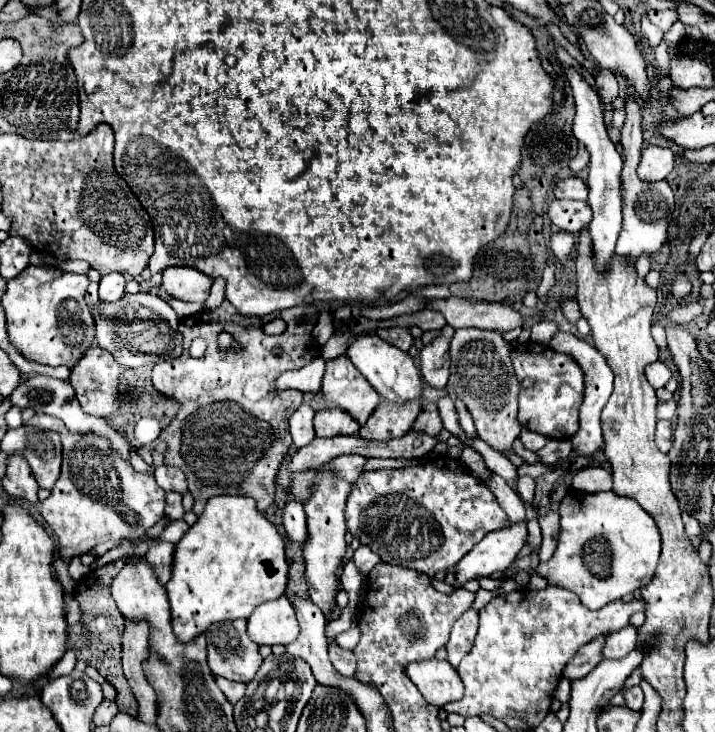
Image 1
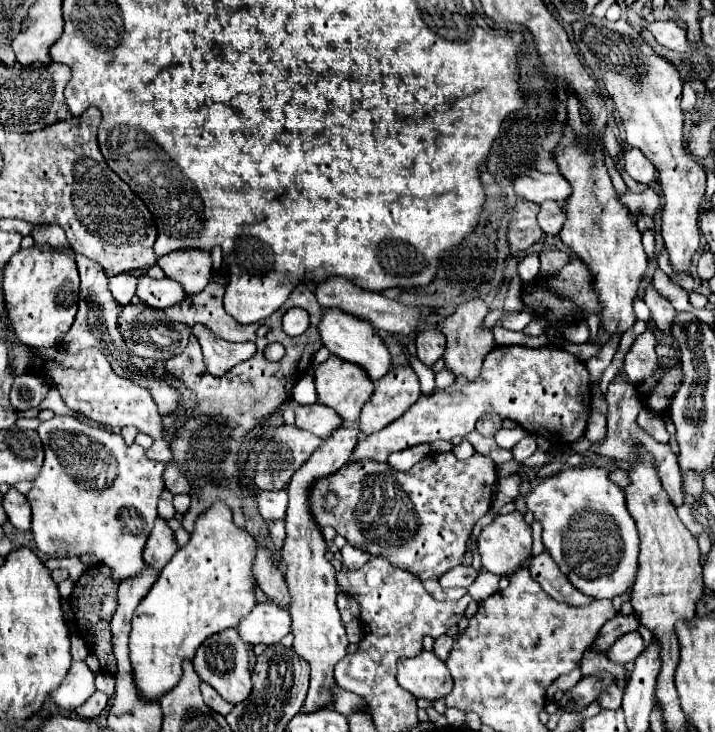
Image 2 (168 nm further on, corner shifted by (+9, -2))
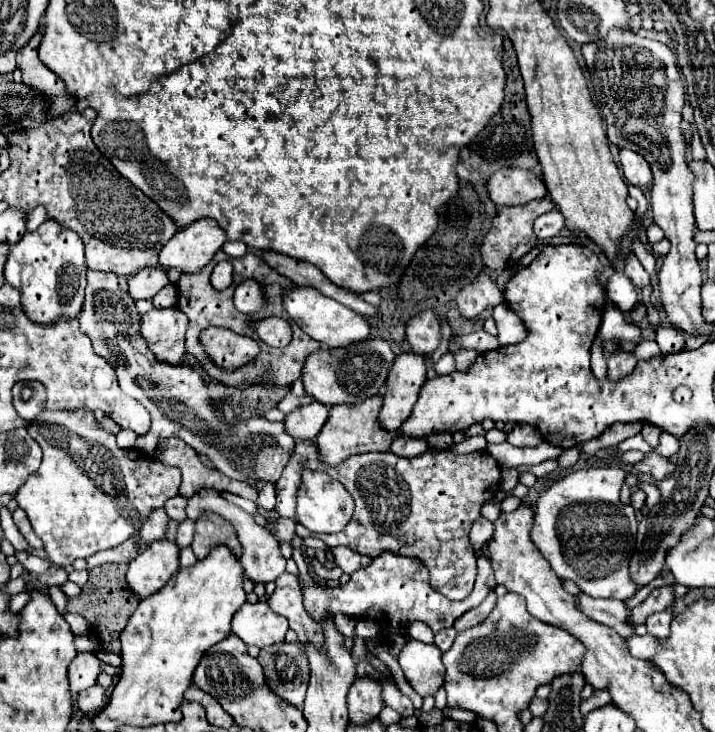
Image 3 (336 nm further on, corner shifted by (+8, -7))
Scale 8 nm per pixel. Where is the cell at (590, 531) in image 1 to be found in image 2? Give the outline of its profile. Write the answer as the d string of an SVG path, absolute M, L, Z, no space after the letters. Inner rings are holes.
M573 467L539 483L527 497L527 507L543 525L543 545L563 573L595 575L569 579L577 591L591 599L613 599L627 593L637 577L639 535L625 507L621 487L609 481L607 469Z

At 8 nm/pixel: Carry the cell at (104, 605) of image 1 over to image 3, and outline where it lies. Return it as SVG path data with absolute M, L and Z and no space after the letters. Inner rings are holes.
M114 562L96 566L94 570L88 572L88 582L82 586L82 592L78 596L68 598L66 604L66 612L82 614L90 622L92 630L98 634L100 646L116 654L120 654L120 632L138 606L138 598L134 598L134 594L126 588L126 578L124 578L126 570L128 564L114 564Z

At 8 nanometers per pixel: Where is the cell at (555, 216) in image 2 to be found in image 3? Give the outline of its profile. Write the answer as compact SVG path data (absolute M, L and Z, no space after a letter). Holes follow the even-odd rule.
M554 208L548 214L538 216L538 220L534 222L534 230L538 232L540 240L556 236L562 228L564 228L564 220L562 220L562 212L558 212L558 208Z

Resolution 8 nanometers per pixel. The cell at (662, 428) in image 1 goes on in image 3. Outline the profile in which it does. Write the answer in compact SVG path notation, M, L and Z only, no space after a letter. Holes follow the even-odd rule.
M644 424L644 428L642 428L642 438L650 444L650 446L656 446L658 444L658 438L660 438L660 428L658 426L654 426L654 424Z

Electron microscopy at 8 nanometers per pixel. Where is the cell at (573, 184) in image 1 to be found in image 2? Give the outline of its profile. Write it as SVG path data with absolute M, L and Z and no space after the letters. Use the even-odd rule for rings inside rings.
M531 171L527 175L521 175L515 181L515 193L521 199L543 203L543 201L557 201L565 203L571 195L571 185L563 175L545 175L539 171Z

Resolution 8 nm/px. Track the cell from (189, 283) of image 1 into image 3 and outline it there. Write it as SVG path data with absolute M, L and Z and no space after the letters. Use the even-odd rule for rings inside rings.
M210 218L196 220L194 224L180 228L168 240L168 244L160 252L160 266L162 268L178 268L180 272L196 272L212 260L212 256L222 248L224 242L226 242L226 232L222 232L222 228L218 228L216 220L210 220Z

